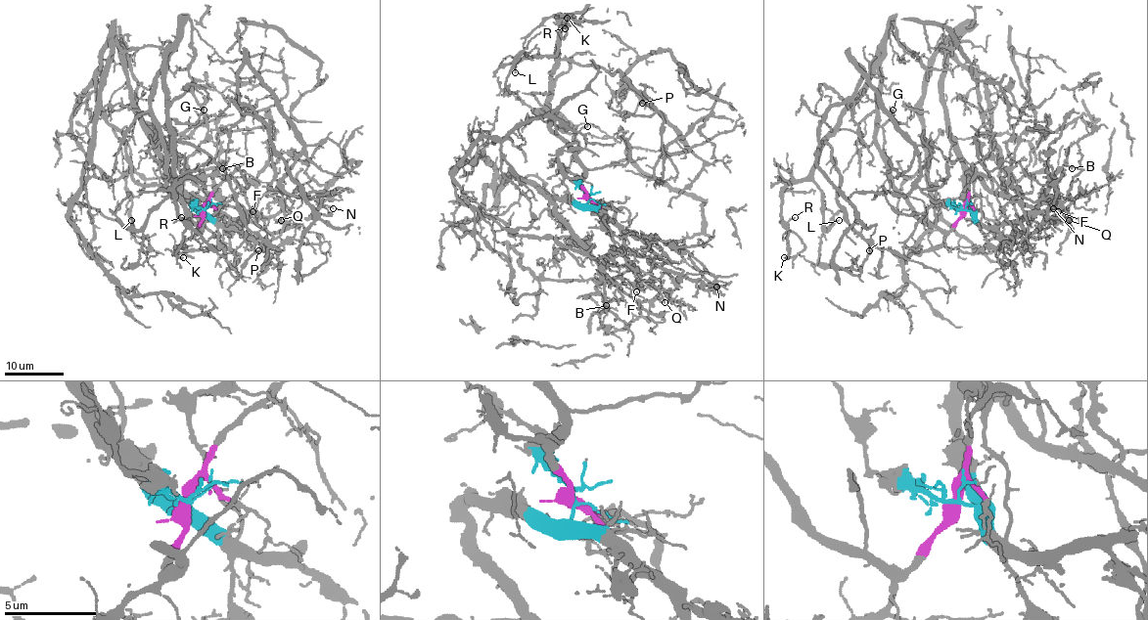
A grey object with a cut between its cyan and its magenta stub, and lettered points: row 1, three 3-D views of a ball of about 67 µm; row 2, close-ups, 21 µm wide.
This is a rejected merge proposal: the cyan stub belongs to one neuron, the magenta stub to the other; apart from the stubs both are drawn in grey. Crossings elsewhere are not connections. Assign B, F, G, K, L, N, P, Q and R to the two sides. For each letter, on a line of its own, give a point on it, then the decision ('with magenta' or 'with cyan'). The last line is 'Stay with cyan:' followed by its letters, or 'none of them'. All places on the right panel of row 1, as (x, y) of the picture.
B: place (1072, 168); with cyan
F: place (1058, 211); with cyan
G: place (893, 110); with magenta
K: place (784, 257); with magenta
L: place (839, 220); with magenta
N: place (1053, 208); with cyan
P: place (869, 250); with magenta
Q: place (1069, 220); with cyan
R: place (795, 217); with magenta
Stay with cyan: B, F, N, Q

